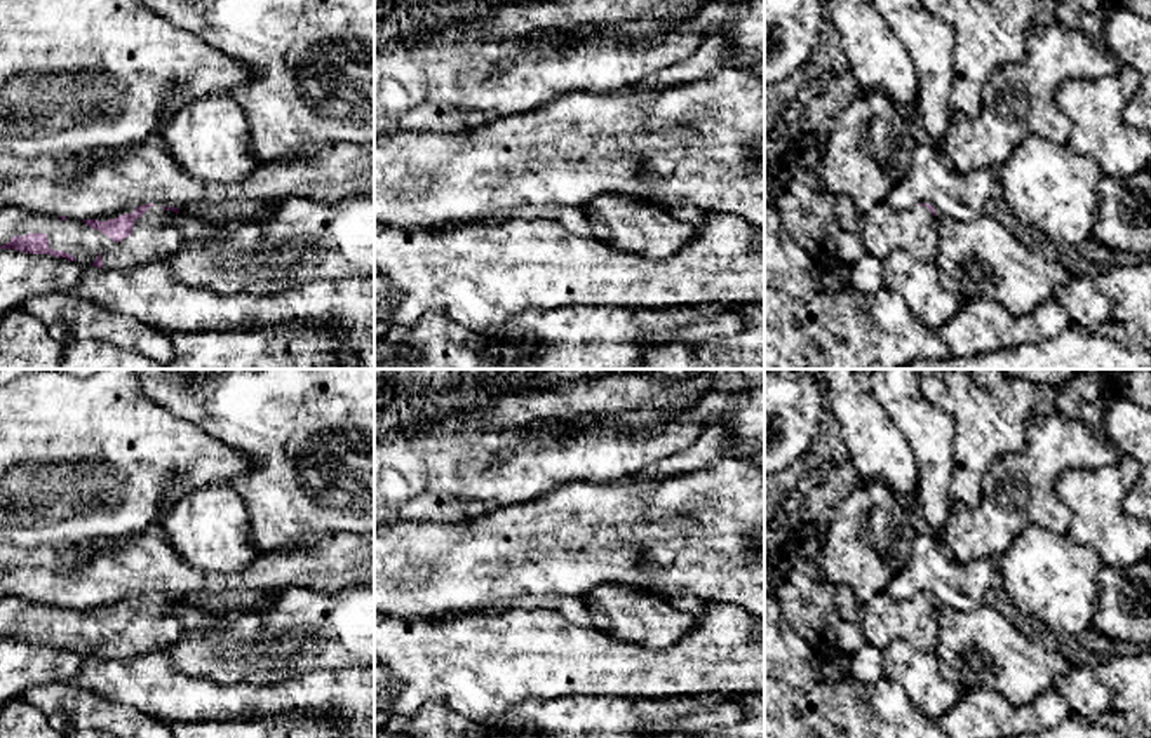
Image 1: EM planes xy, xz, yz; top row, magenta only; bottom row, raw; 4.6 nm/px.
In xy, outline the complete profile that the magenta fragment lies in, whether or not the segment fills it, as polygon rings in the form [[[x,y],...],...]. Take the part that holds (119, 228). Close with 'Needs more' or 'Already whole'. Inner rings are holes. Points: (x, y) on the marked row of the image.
[[[197,197],[179,209],[146,204],[96,219],[71,219],[7,205],[0,207],[0,249],[50,254],[106,270],[165,261],[179,247],[181,235],[176,225],[179,214],[211,225],[268,221],[273,202],[233,197],[211,204]]]. Needs more

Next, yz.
[[[839,195],[836,216],[845,230],[862,238],[871,256],[885,259],[895,251],[905,251],[916,259],[935,261],[939,225],[937,211],[930,204],[895,211],[888,202],[881,202],[871,212],[860,214],[846,195]]]. Needs more

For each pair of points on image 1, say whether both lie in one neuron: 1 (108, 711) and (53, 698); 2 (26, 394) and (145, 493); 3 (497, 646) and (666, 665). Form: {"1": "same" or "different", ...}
{"1": "same", "2": "same", "3": "same"}

